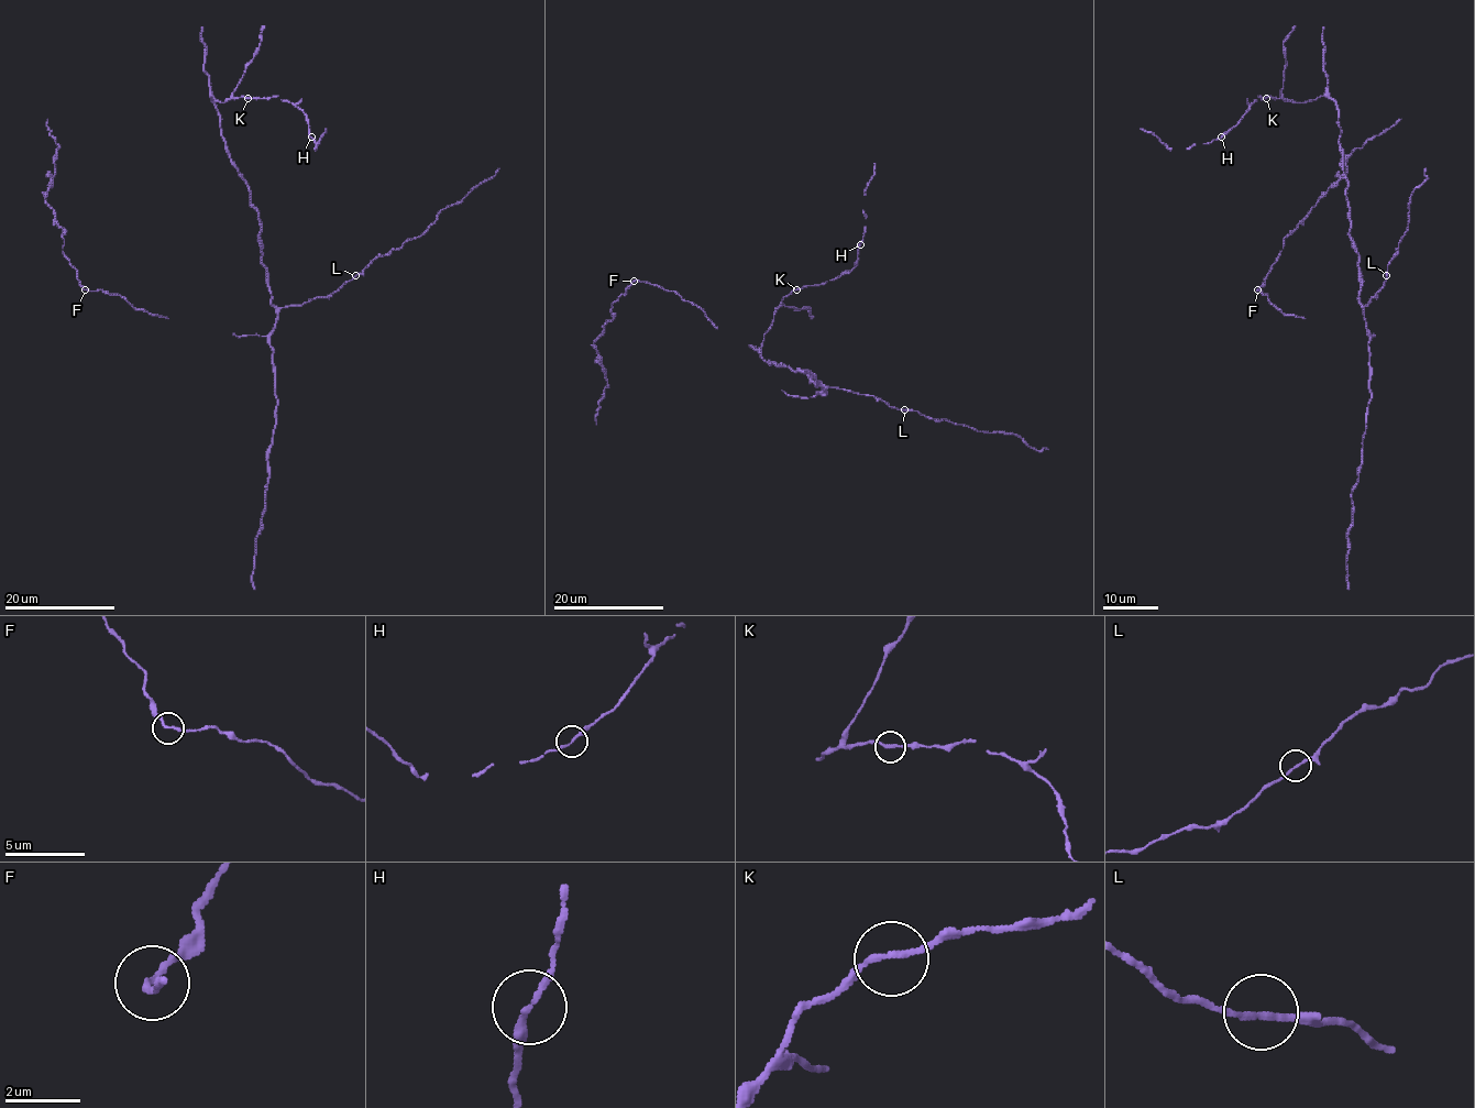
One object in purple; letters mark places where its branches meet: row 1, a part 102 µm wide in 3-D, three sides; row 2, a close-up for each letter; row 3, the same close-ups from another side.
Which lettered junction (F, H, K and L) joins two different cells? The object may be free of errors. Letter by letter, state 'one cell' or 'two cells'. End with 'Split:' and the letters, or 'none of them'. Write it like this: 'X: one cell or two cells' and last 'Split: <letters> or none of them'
F: one cell
H: one cell
K: one cell
L: one cell
Split: none of them

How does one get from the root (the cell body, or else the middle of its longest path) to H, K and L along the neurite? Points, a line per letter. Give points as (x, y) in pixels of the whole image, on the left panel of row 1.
H: (275, 307), (262, 262), (259, 212), (230, 158), (212, 96), (219, 102), (278, 96), (305, 113), (311, 136)
K: (275, 307), (262, 262), (259, 212), (230, 158), (212, 96), (219, 102), (248, 98)
L: (275, 307), (325, 297), (355, 275)

